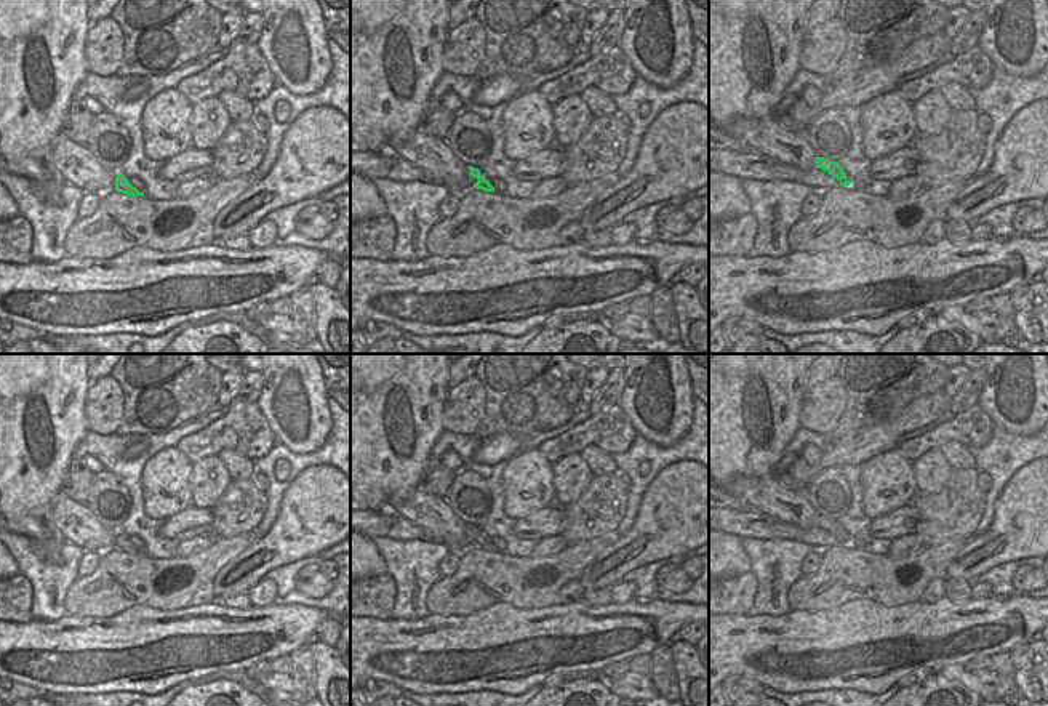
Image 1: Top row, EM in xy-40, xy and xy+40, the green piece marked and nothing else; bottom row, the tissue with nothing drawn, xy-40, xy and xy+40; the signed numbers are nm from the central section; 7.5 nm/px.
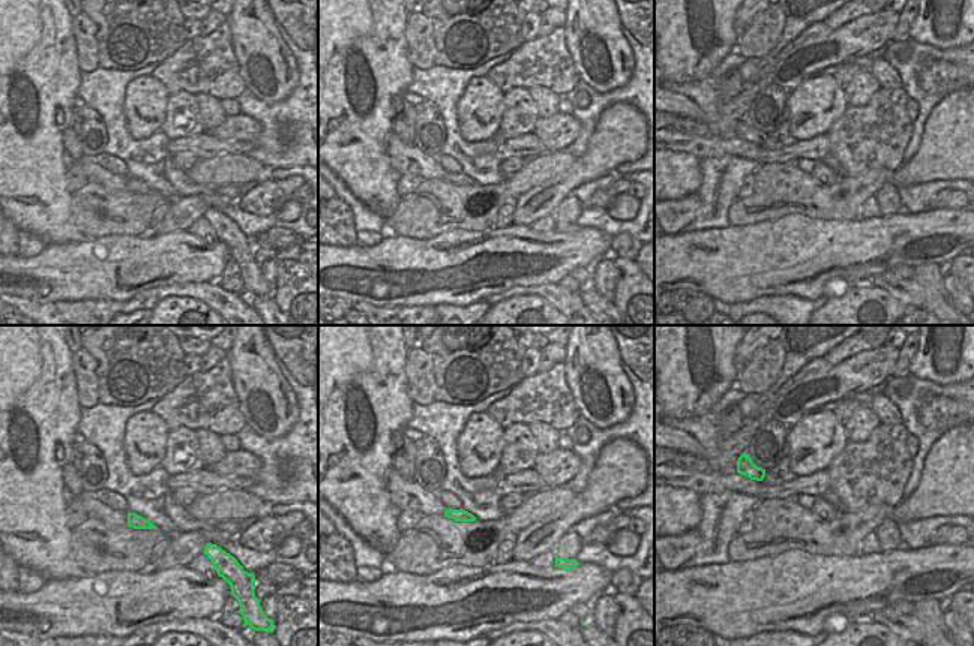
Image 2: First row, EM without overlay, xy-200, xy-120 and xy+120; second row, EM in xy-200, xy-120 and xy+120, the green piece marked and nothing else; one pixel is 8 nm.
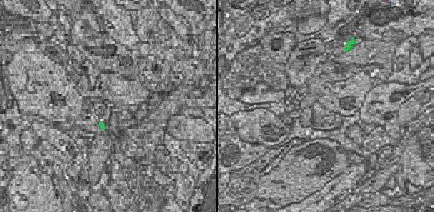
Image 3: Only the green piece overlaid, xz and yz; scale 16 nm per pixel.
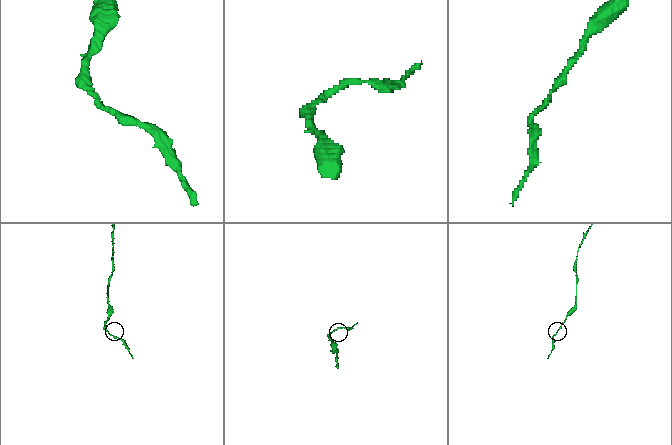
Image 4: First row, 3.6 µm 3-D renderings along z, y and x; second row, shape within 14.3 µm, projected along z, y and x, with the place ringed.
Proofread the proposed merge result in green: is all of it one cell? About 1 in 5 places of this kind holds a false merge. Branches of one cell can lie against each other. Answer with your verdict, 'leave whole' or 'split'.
leave whole

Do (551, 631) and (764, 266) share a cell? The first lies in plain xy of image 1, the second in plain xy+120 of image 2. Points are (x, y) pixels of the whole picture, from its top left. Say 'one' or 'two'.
one

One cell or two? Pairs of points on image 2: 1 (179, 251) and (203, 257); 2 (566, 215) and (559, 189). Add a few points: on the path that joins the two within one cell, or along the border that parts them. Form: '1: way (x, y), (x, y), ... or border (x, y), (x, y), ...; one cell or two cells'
1: way (185, 257), (197, 257); one cell
2: border (571, 194), (550, 215); two cells

